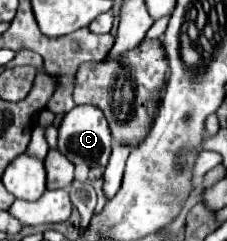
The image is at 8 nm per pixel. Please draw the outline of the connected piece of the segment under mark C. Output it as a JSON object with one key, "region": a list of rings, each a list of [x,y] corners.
{"region":[[[77,105],[59,123],[59,139],[57,139],[57,151],[63,151],[63,155],[73,163],[79,165],[81,161],[89,167],[101,167],[105,169],[107,159],[111,155],[111,131],[107,127],[105,115],[93,107],[93,105]]]}

